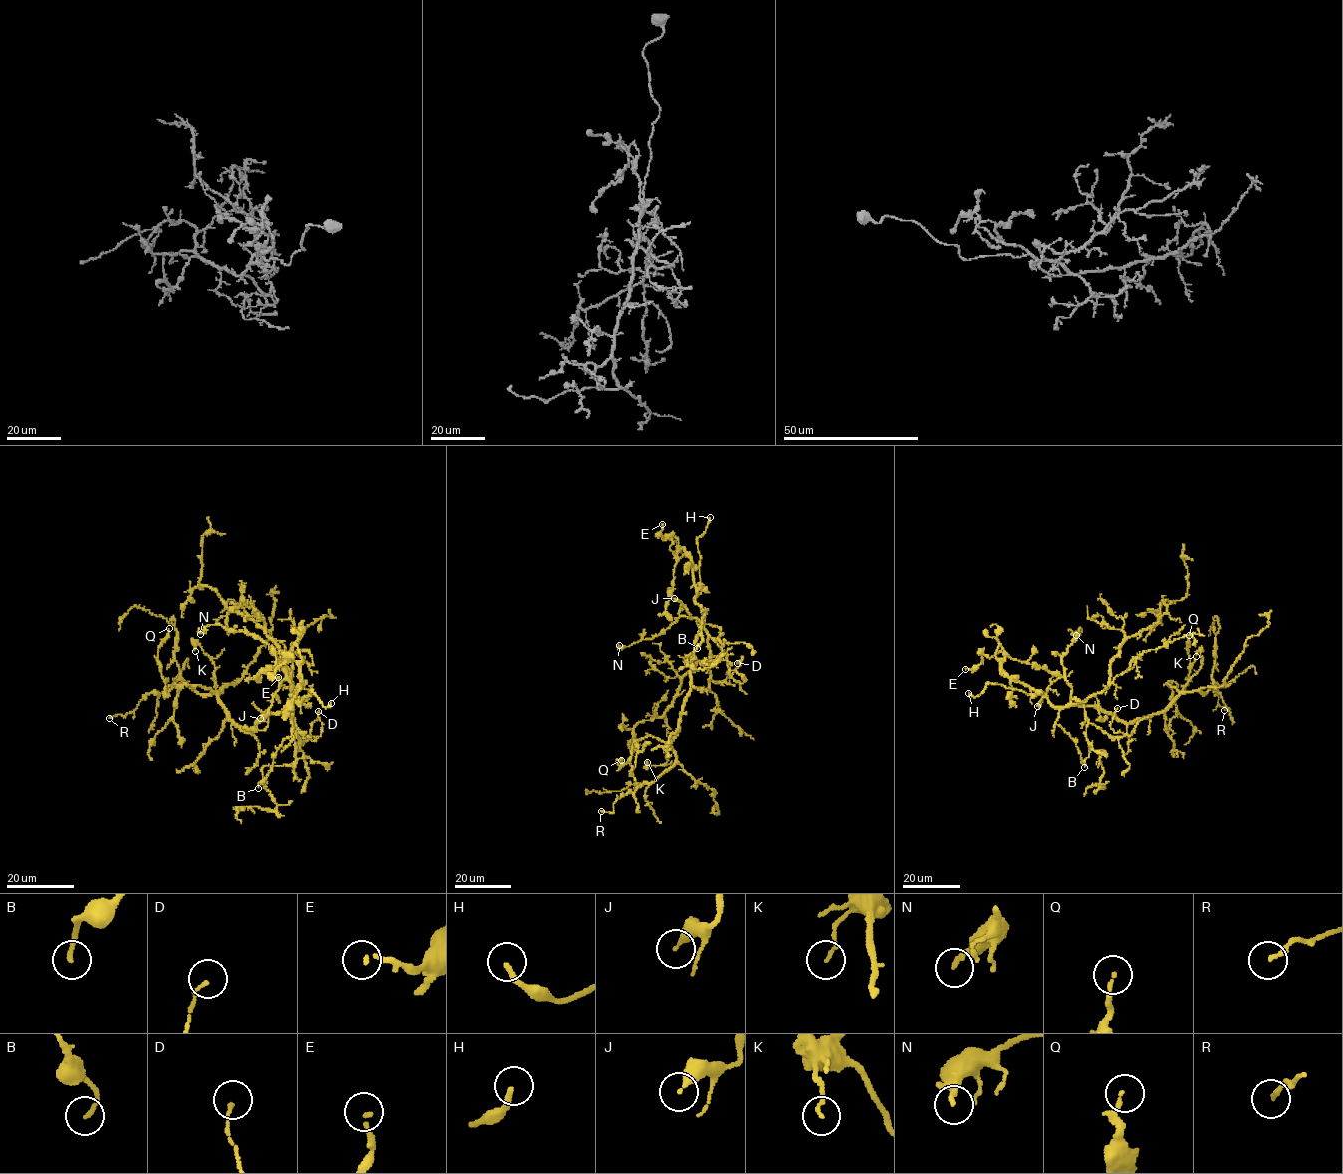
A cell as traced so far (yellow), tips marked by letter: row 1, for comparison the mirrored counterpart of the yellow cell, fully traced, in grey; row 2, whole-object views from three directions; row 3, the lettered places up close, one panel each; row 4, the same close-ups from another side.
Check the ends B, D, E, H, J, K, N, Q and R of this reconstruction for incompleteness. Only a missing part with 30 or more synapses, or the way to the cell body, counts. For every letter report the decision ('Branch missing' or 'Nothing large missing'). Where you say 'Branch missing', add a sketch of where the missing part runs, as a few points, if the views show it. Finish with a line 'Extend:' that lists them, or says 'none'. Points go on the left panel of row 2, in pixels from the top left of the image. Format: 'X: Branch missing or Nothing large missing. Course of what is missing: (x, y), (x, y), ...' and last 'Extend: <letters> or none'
B: Nothing large missing
D: Nothing large missing
E: Nothing large missing
H: Branch missing. Course of what is missing: (331, 703), (329, 693), (354, 674), (387, 678), (400, 647), (402, 655), (417, 650)
J: Nothing large missing
K: Nothing large missing
N: Nothing large missing
Q: Nothing large missing
R: Nothing large missing
Extend: H

